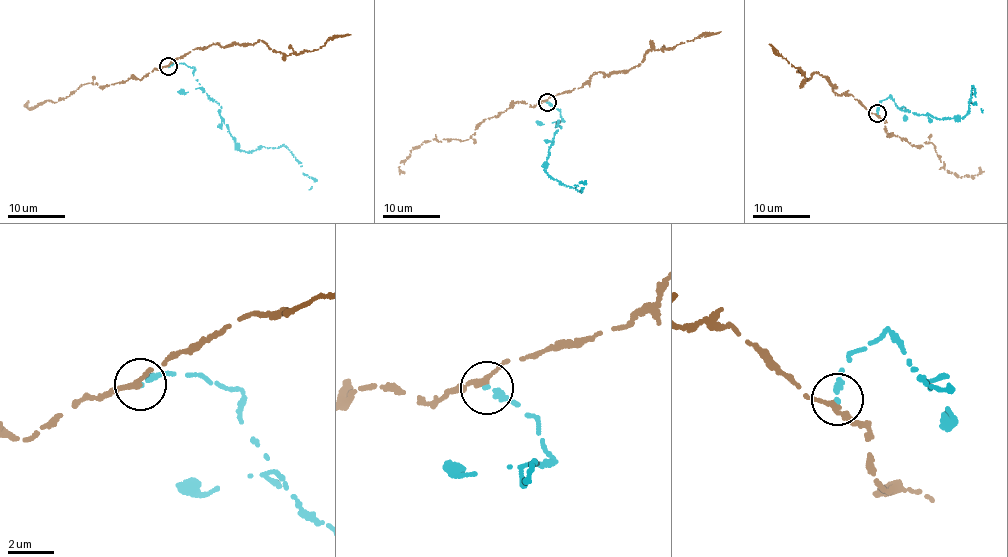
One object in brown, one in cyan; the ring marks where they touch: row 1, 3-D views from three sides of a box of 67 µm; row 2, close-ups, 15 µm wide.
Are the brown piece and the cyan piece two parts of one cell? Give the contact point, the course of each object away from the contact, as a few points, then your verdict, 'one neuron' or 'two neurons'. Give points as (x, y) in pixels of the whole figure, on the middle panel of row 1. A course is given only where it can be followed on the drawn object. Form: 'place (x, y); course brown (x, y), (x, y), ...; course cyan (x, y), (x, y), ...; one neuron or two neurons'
place (547, 102); course brown (546, 101), (583, 87), (601, 71), (605, 75), (640, 64), (646, 51), (720, 31); course cyan (547, 103), (563, 120), (557, 121), (561, 127), (554, 133), (545, 172), (580, 192), (584, 183), (574, 185); two neurons

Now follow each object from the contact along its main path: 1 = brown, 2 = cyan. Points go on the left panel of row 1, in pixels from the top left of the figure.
1: (168, 66), (175, 58), (214, 44), (223, 47), (259, 41), (288, 55), (318, 49), (329, 39), (350, 34)
2: (168, 66), (192, 68), (200, 87), (221, 106), (219, 114), (241, 151), (284, 146), (313, 179), (309, 189)

